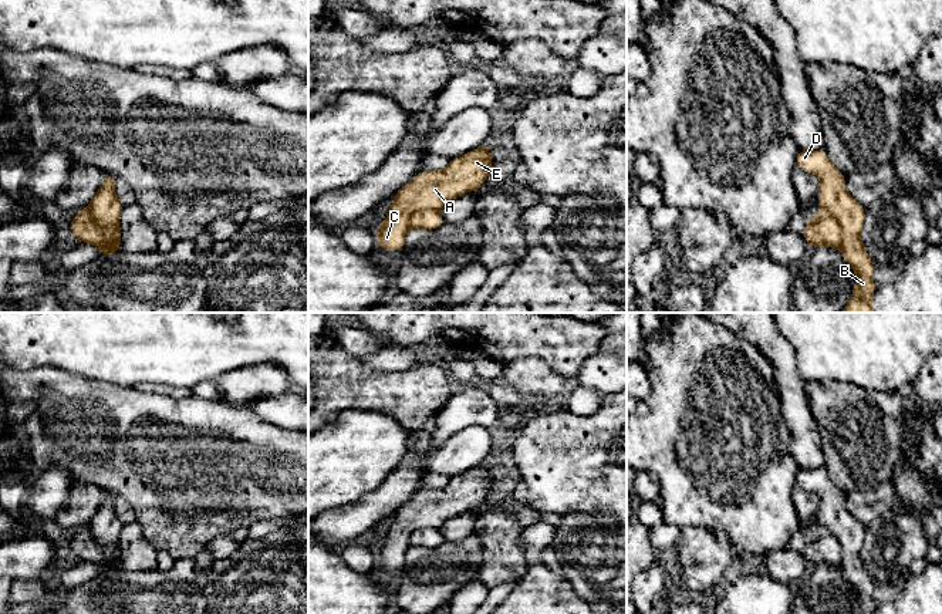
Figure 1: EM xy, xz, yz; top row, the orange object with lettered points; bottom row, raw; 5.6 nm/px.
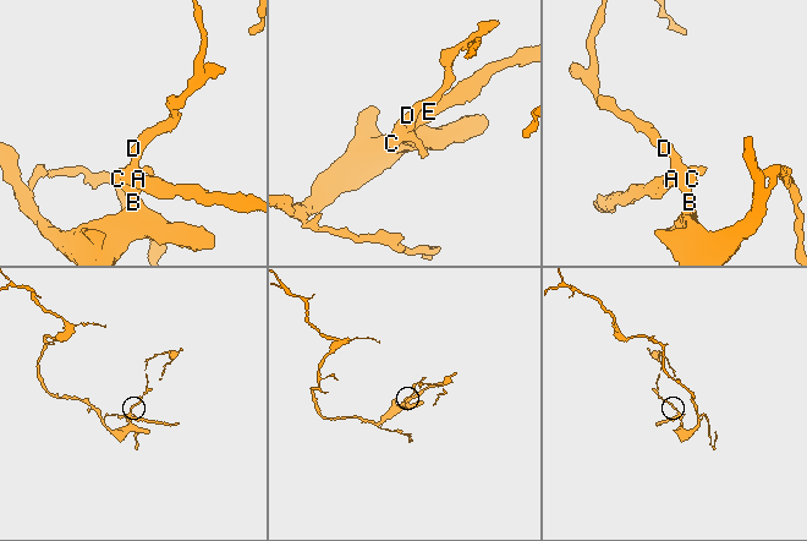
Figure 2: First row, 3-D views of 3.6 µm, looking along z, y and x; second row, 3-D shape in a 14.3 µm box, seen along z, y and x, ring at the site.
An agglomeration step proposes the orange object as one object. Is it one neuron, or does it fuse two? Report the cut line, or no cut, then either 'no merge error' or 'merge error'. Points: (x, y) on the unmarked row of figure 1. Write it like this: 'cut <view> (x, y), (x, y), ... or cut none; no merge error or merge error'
cut yz (823, 529), (829, 530), (838, 542), (840, 566); merge error

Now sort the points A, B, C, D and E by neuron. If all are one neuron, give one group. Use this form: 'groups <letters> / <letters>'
groups A C E / B D

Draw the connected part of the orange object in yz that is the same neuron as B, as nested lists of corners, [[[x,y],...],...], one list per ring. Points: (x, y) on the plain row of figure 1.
[[[798,466],[796,486],[818,495],[818,523],[840,542],[840,571],[857,594],[852,614],[874,614],[877,607],[872,598],[874,580],[861,560],[865,526],[847,510],[845,495],[830,480],[824,466],[814,470]]]

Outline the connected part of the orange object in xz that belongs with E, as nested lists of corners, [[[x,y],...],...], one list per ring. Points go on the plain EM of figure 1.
[[[482,463],[460,476],[452,476],[445,488],[418,490],[394,513],[386,537],[375,547],[378,566],[401,570],[415,530],[439,529],[448,519],[475,510],[484,502],[494,482],[489,473],[492,466]]]

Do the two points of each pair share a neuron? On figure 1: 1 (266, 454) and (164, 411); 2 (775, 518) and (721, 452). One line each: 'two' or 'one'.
1: one
2: one

